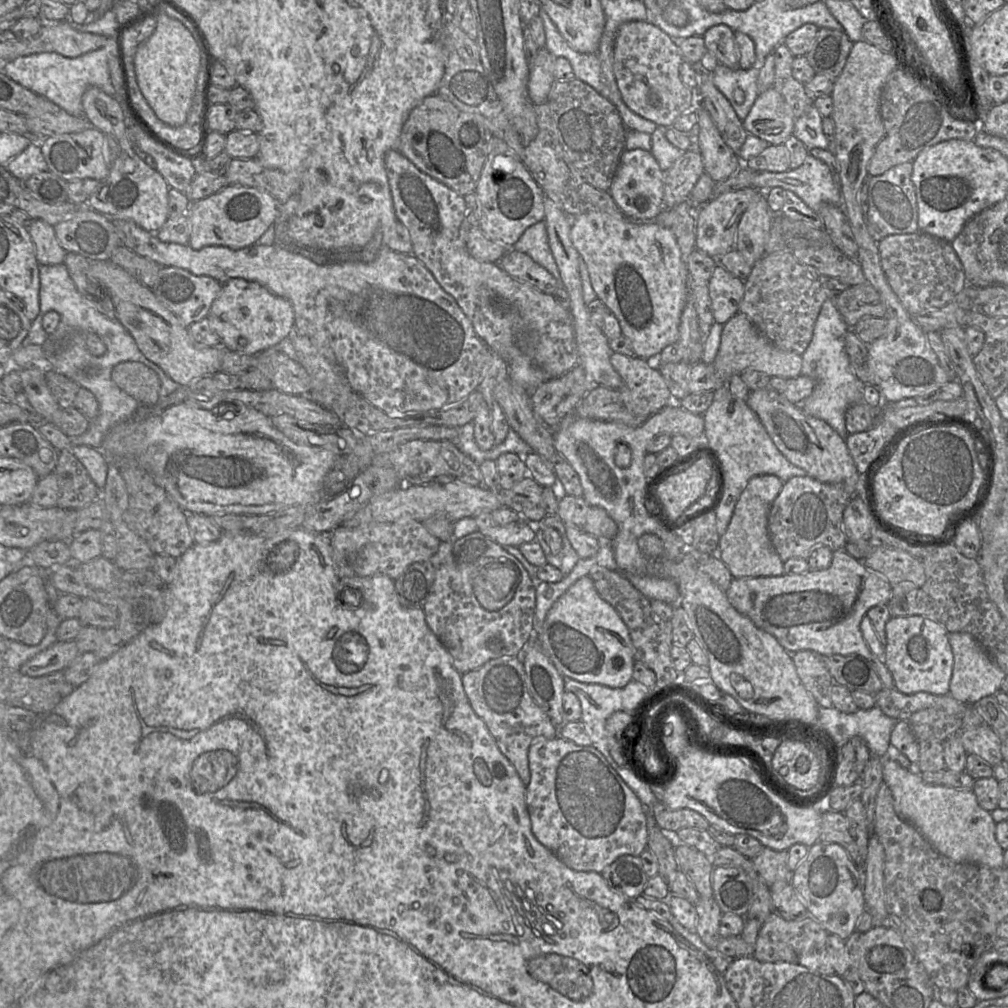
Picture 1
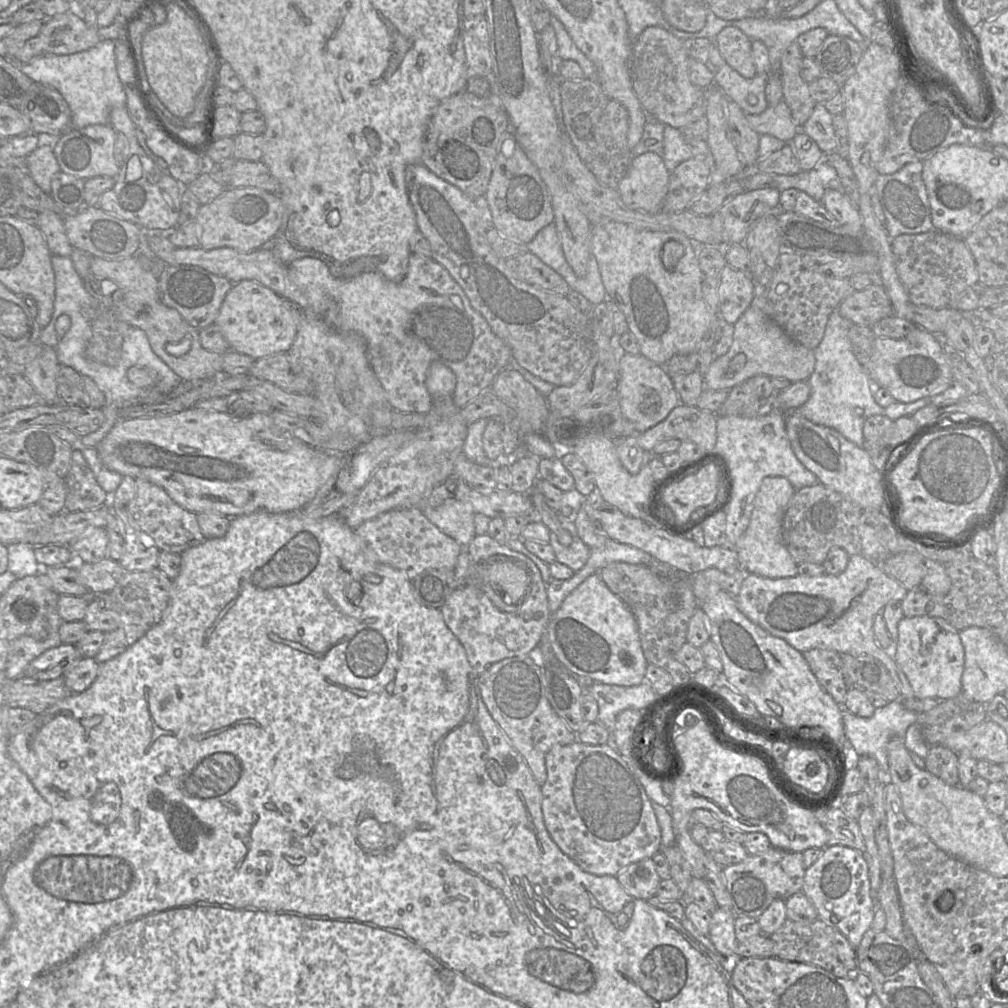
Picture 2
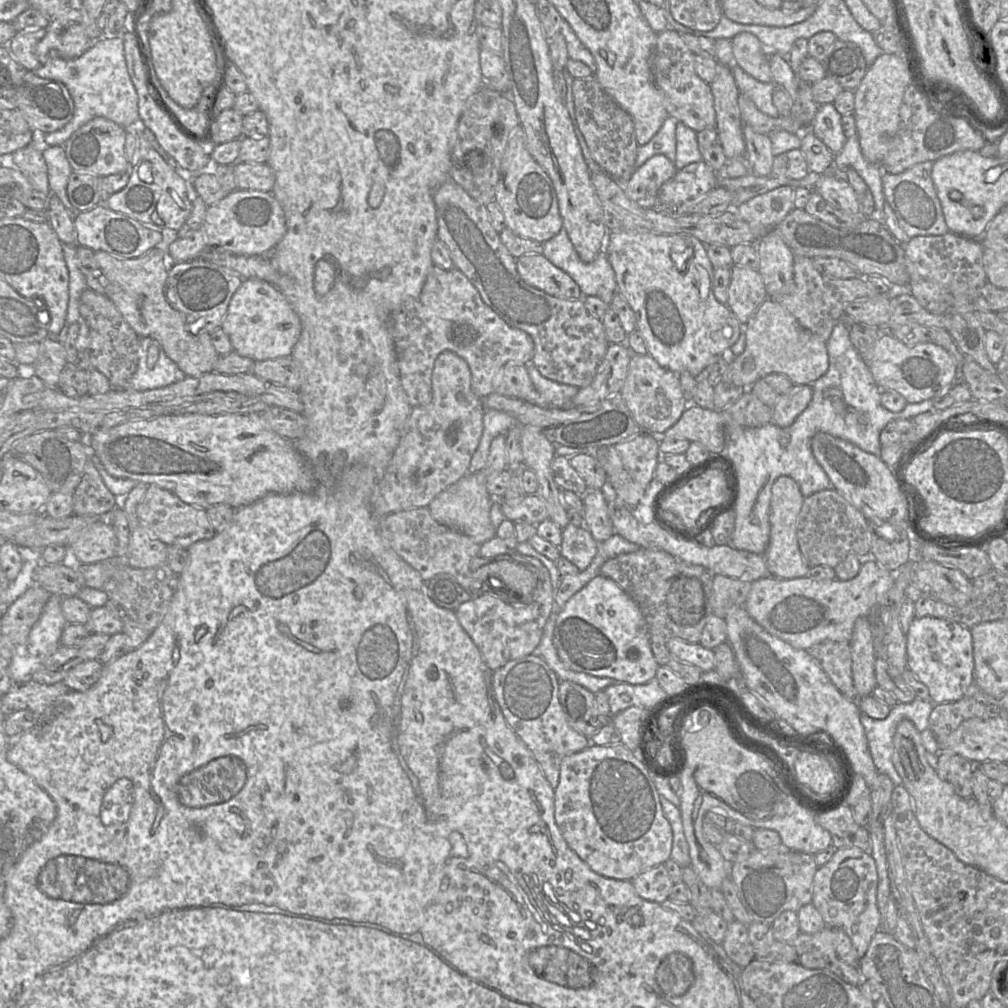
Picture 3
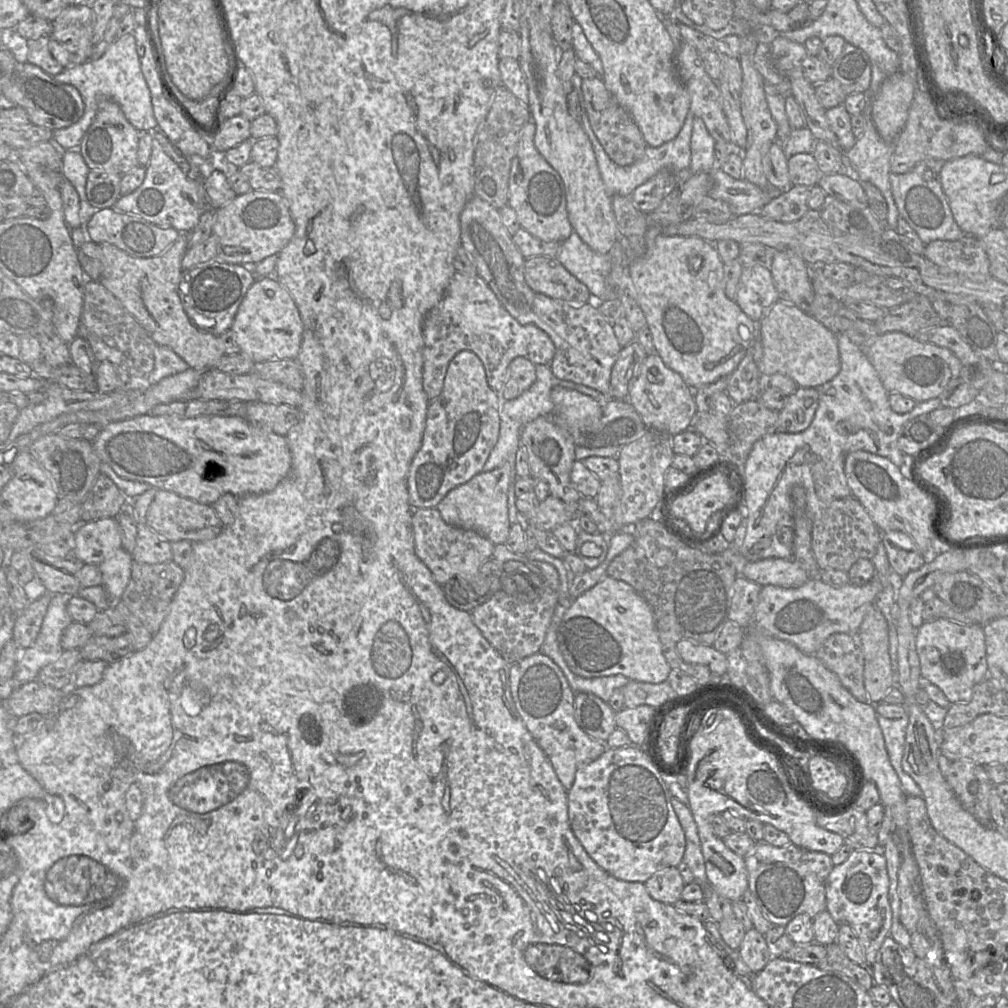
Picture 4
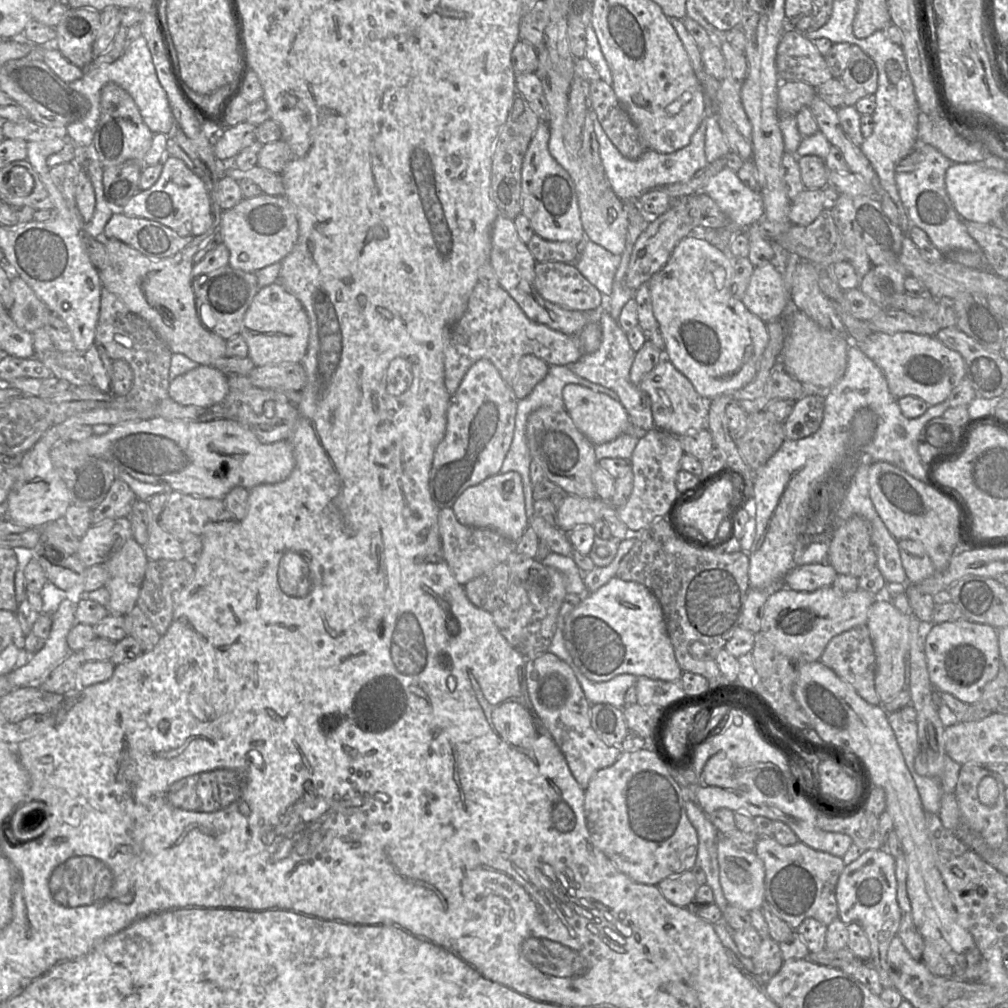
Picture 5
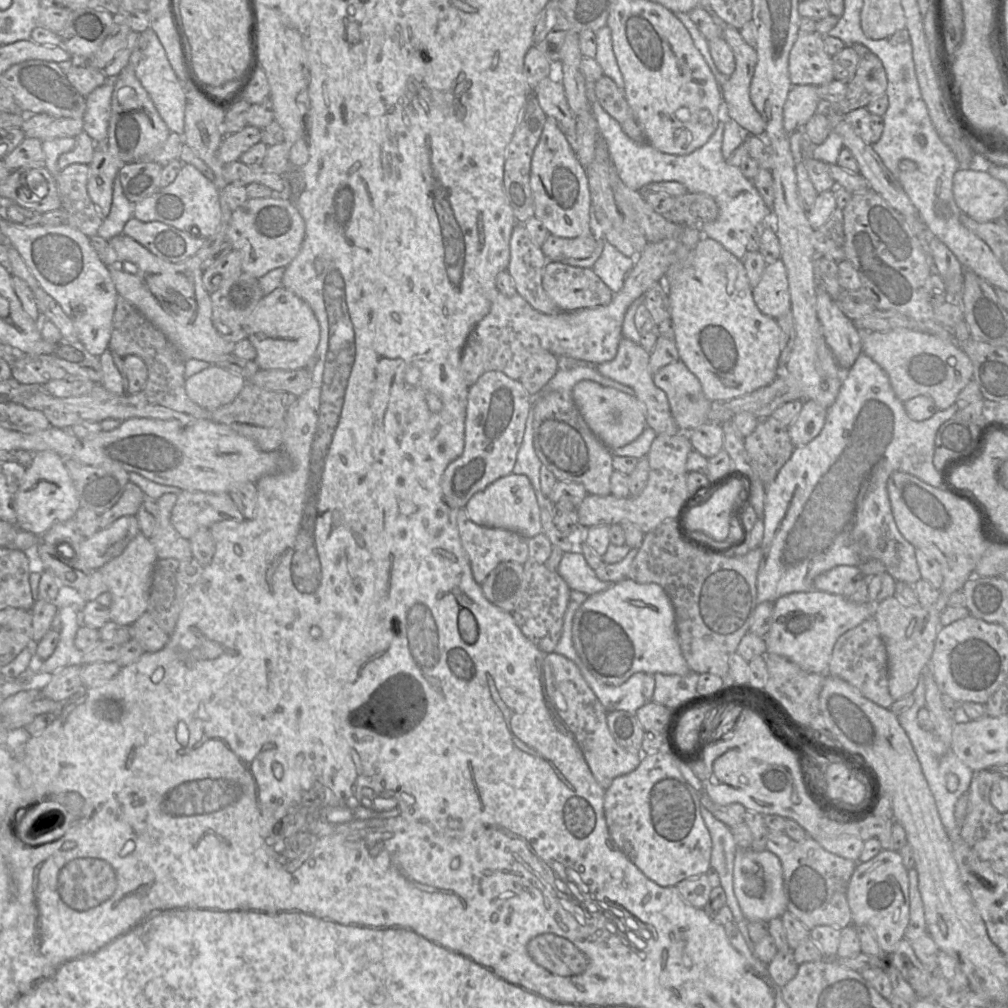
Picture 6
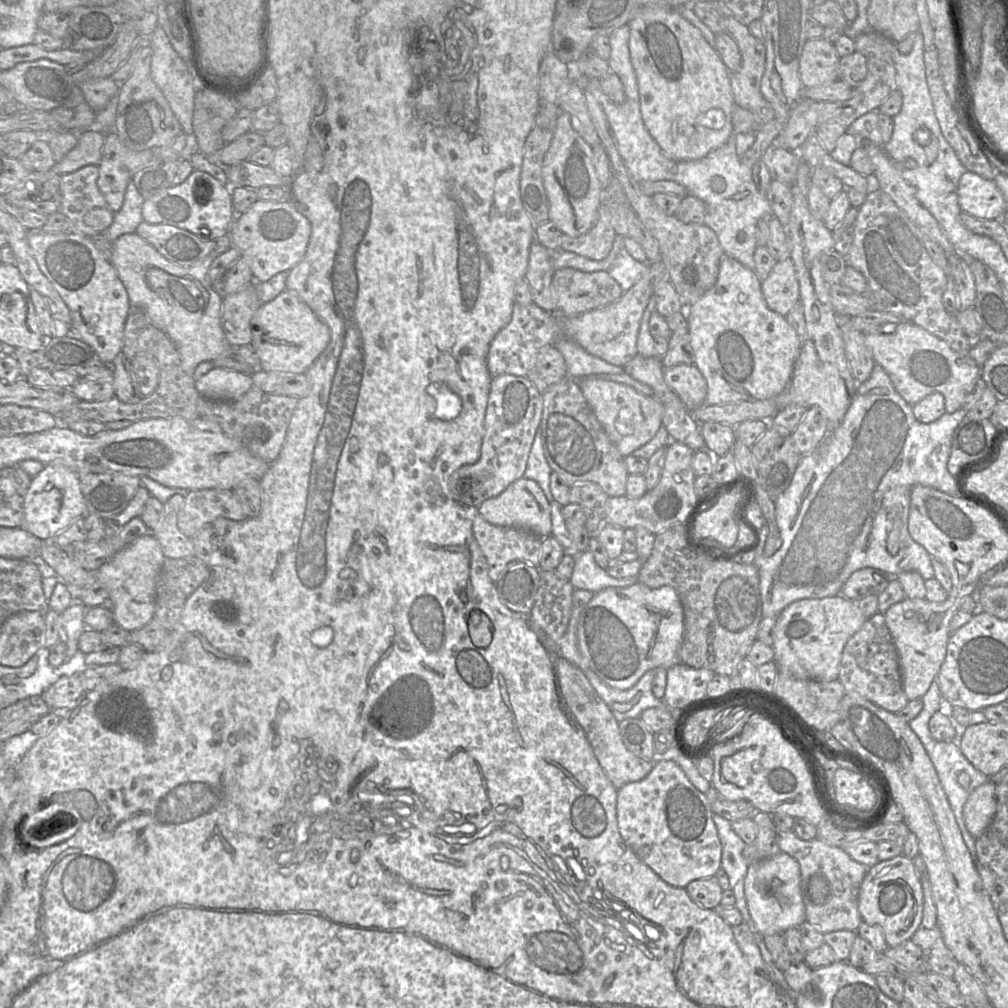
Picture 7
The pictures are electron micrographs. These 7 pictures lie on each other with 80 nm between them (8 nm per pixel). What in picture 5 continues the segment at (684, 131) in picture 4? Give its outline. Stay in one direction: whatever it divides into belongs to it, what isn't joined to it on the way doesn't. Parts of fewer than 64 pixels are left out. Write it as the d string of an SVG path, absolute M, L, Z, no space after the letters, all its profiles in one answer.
M593 111L589 116L594 125L594 133L599 144L599 153L606 176L612 190L623 202L635 201L650 189L663 187L677 182L690 180L697 171L704 168L708 162L705 155L705 128L700 125L693 134L690 143L684 148L669 154L647 149L639 158L628 159L614 146L608 138Z

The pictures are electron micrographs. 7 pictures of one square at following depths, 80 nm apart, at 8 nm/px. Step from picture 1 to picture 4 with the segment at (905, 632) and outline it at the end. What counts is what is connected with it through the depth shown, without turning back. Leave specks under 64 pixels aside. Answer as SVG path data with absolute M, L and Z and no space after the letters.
M949 619L924 621L916 631L916 651L922 678L937 686L951 703L968 702L974 687L988 674L985 635L982 625Z

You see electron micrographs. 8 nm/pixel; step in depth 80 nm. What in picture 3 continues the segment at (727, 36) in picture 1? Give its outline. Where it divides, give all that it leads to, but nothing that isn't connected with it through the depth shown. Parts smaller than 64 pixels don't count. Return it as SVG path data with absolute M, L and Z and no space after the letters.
M741 32L731 42L735 65L756 80L773 82L768 51L756 36Z

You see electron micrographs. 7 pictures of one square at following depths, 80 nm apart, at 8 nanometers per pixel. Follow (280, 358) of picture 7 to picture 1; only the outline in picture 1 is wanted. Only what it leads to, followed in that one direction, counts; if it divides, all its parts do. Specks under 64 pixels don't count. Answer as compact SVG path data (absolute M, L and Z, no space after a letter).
M231 279L213 301L208 319L228 350L257 356L280 343L294 331L295 313L290 301L271 292L265 286L245 279Z

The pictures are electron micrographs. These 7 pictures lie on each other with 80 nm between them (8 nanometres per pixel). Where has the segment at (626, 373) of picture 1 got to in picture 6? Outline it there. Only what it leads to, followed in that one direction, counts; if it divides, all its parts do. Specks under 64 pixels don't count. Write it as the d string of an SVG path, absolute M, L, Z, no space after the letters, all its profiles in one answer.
M681 360L665 365L653 374L653 381L662 389L669 401L672 415L682 431L692 431L708 420L711 407L698 377Z

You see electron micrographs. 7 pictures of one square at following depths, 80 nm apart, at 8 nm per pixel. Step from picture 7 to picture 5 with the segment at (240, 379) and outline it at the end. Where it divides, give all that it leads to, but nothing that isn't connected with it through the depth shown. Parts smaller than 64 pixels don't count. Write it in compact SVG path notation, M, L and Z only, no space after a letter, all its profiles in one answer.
M198 366L171 380L169 396L181 405L210 407L230 392L228 375L214 366Z

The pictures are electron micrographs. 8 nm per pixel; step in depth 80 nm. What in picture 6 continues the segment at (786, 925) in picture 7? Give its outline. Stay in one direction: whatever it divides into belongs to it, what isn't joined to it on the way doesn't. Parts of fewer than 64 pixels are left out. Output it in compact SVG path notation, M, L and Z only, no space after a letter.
M737 849L733 868L733 891L744 917L749 921L766 923L786 913L782 865L779 858L766 849Z

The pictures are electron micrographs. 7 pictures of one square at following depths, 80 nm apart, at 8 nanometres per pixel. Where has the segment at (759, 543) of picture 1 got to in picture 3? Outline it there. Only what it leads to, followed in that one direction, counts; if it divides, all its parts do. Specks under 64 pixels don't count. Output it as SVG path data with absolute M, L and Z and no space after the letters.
M789 476L778 477L772 485L770 501L770 540L762 554L768 571L778 579L794 579L807 575L809 566L804 561L796 537L797 520L804 496L798 483Z

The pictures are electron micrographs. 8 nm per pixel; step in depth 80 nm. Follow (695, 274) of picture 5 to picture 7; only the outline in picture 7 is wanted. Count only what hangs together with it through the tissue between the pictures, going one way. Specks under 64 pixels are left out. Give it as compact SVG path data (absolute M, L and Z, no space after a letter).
M725 254L720 260L715 285L697 302L685 307L693 364L707 380L707 394L703 405L768 399L780 395L789 385L802 338L785 316L768 307L761 285L762 280L752 269Z

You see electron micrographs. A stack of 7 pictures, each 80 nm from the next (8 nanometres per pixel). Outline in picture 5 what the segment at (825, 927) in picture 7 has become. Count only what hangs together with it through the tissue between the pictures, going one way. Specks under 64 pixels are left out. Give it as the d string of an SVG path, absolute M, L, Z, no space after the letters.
M761 836L755 844L754 852L764 864L764 907L772 914L785 921L794 930L806 918L814 918L825 925L839 919L836 886L846 866L842 857L815 850L800 841L793 845L782 845L772 836Z

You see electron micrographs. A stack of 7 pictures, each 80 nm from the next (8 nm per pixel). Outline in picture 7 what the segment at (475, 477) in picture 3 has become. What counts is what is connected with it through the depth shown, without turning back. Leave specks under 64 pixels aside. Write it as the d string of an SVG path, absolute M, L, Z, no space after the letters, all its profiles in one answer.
M523 477L516 480L498 496L482 502L478 506L478 512L493 525L529 530L542 538L551 536L551 504L538 483L532 479Z

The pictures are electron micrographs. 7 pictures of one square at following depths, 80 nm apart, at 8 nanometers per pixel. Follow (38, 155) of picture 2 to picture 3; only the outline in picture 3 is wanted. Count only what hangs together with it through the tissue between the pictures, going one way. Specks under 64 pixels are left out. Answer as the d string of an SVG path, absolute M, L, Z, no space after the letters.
M44 146L42 153L47 164L51 194L59 197L68 209L73 209L66 196L66 186L73 170L65 151L62 146Z

